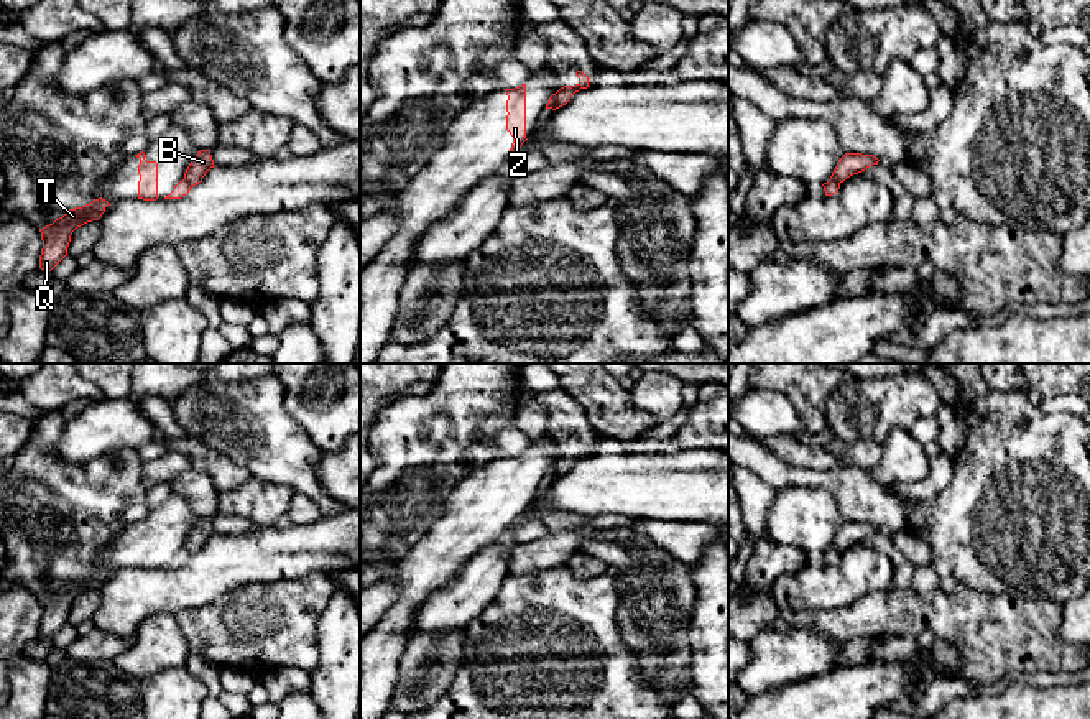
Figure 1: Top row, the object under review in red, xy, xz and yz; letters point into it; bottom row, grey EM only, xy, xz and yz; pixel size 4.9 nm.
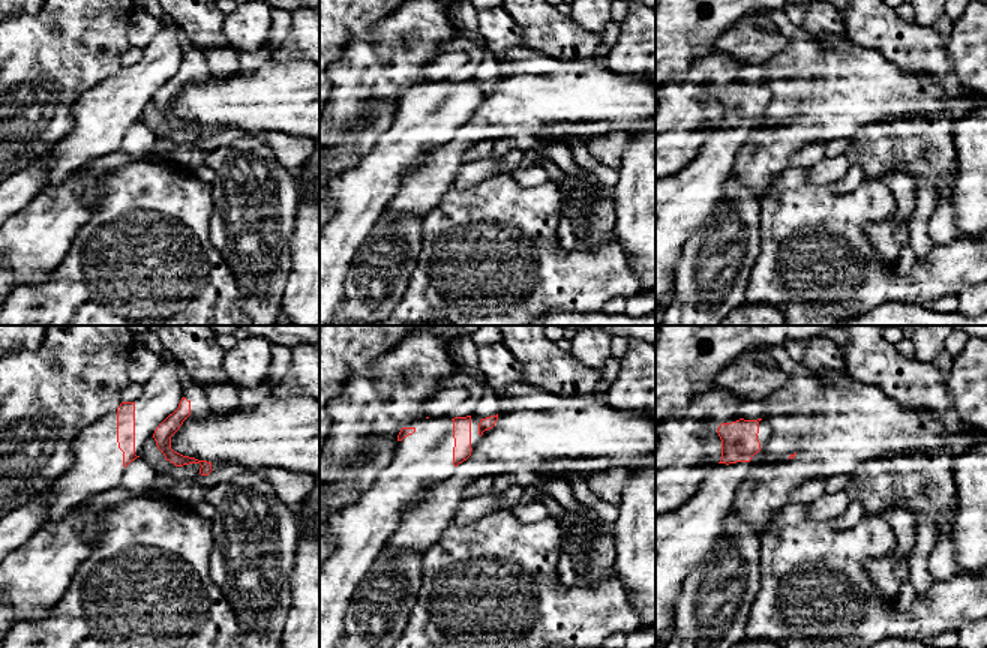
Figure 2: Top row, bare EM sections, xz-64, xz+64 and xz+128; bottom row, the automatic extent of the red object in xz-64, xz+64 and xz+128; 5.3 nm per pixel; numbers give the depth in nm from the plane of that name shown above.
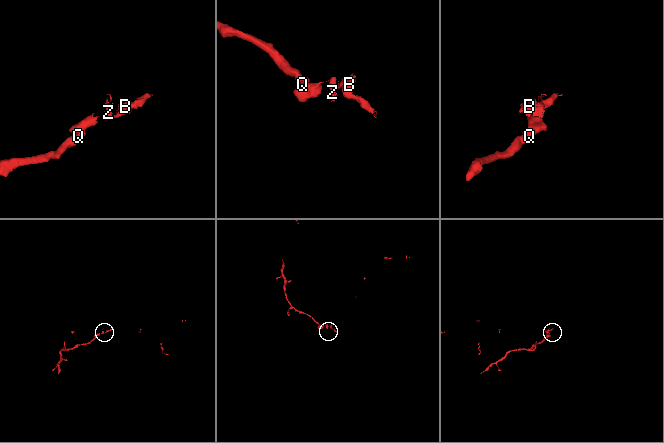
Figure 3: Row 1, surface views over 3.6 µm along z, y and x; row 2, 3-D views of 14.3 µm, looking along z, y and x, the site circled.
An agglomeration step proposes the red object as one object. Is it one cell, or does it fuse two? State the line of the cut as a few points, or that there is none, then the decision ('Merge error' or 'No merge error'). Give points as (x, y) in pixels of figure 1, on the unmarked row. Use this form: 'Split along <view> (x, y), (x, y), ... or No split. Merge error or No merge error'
Split along yz (829, 548), (839, 552). Merge error

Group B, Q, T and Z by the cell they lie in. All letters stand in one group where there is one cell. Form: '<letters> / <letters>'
B / Q T Z

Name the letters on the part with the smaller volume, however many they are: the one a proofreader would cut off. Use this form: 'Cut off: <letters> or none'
Cut off: B

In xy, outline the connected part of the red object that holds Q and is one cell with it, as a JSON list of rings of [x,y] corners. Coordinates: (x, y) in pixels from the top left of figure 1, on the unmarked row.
[[[102,566],[92,571],[69,578],[53,592],[39,597],[43,617],[39,624],[39,637],[51,640],[66,624],[72,601],[92,589],[99,589],[109,571]]]

